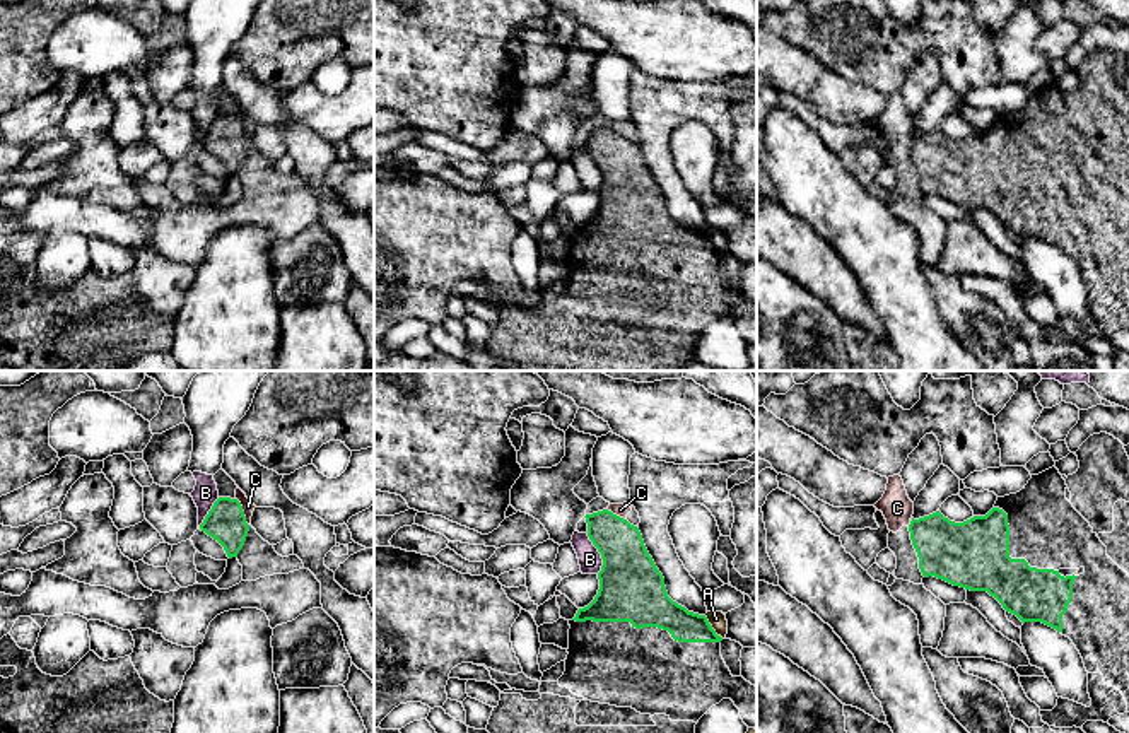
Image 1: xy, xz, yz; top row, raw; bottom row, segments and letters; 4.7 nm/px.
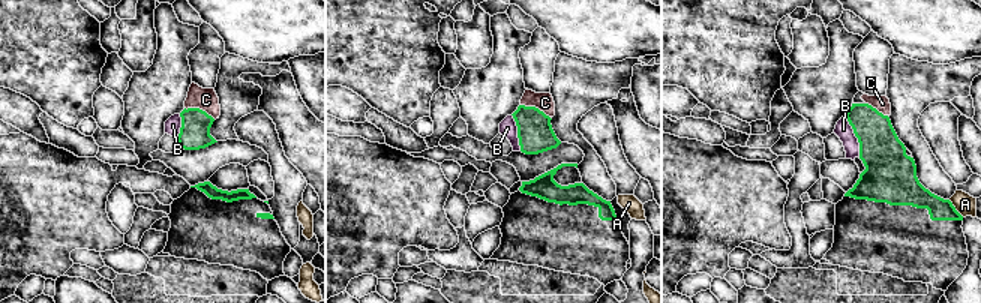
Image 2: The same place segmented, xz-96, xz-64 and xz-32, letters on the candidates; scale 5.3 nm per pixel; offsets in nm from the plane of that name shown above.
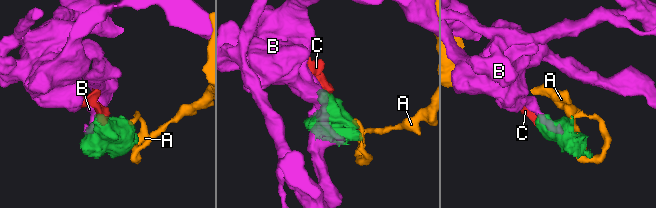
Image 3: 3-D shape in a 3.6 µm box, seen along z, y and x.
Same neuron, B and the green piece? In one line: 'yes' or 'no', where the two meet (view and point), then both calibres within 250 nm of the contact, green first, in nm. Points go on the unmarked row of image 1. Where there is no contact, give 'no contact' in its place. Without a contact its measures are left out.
no | xz (600, 170) | 300/110 nm

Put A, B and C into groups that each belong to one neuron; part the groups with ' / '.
A / B / C

